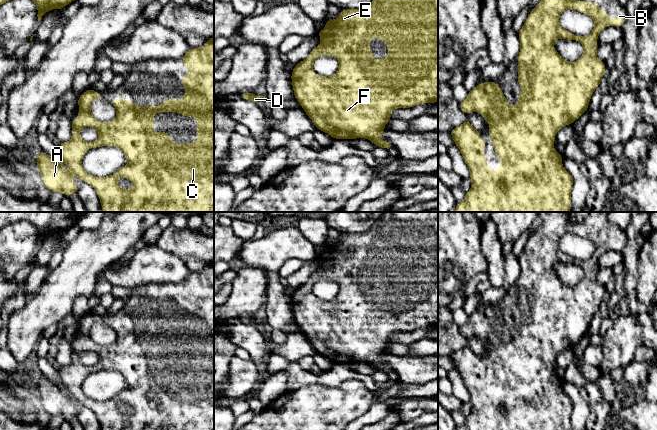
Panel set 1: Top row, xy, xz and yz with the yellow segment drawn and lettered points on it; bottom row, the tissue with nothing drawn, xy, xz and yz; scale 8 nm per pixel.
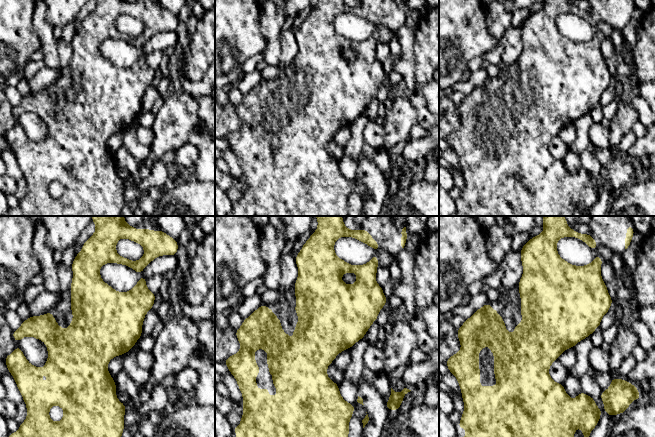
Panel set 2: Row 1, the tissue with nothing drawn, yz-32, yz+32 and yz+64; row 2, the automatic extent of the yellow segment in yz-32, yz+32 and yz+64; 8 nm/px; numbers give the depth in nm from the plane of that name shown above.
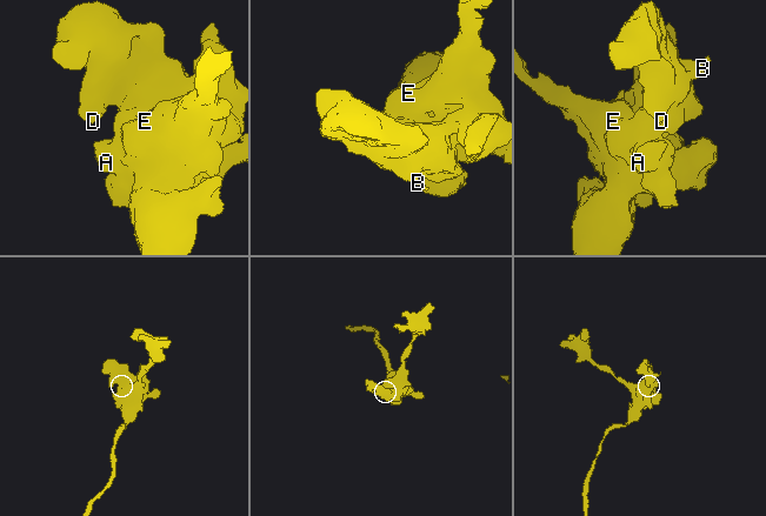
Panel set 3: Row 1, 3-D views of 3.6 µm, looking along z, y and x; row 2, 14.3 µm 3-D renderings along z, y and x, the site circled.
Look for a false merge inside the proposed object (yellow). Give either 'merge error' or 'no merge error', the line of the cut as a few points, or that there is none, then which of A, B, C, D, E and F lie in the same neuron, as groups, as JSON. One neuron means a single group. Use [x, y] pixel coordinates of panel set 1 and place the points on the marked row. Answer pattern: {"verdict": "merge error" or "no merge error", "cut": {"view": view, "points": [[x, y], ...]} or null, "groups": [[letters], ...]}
{"verdict": "no merge error", "cut": null, "groups": [["A", "B", "C", "D", "E", "F"]]}

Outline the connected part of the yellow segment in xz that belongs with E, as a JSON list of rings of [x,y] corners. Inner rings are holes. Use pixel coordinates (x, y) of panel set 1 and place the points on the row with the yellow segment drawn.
[[[373,0],[371,4],[362,10],[342,9],[341,14],[335,20],[326,20],[326,27],[317,35],[321,37],[321,44],[311,50],[308,57],[295,65],[292,74],[292,87],[295,99],[301,104],[303,110],[312,120],[316,129],[326,132],[333,139],[357,139],[371,140],[376,147],[389,149],[391,144],[381,139],[386,123],[392,119],[391,112],[395,108],[412,108],[423,103],[438,102],[438,0]],[[373,38],[384,40],[388,48],[388,57],[378,61],[373,58],[373,51],[369,49],[369,43]],[[321,55],[336,57],[340,63],[337,72],[330,77],[313,73],[313,62]]]

